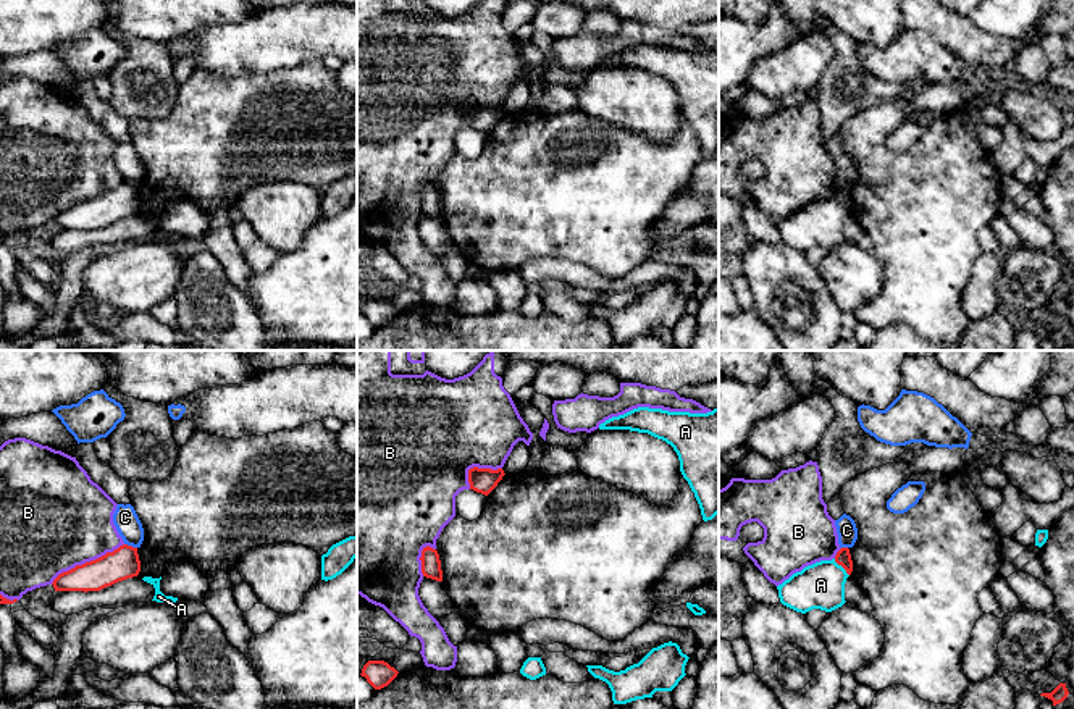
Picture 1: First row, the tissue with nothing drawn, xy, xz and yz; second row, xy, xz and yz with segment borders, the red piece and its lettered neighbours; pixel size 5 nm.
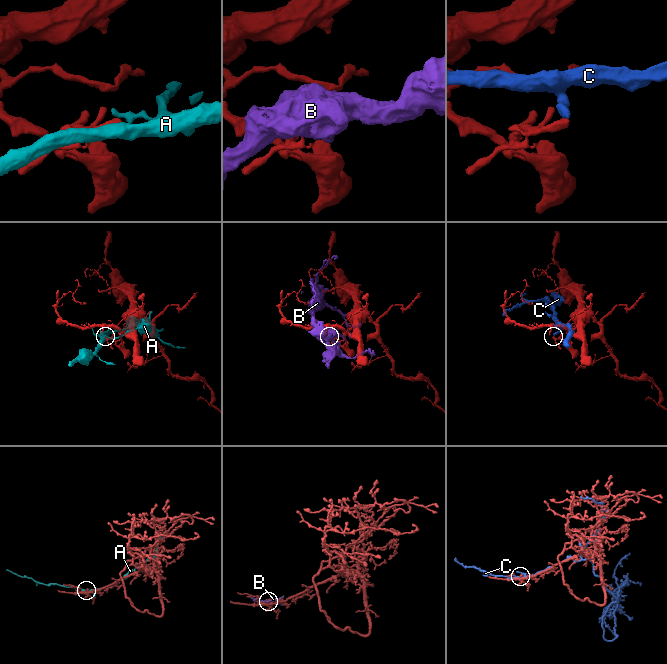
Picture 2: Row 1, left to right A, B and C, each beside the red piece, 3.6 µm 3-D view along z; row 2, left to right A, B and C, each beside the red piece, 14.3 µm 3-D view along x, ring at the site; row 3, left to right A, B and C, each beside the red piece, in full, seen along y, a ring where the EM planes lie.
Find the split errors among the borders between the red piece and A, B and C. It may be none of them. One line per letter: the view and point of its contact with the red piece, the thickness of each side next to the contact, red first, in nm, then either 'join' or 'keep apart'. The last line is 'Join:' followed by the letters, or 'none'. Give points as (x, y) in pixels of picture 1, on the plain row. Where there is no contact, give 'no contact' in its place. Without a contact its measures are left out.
A: meets red in yz at (842, 204); 80 nm thick on the red side, 220 nm on the other; keep apart
B: meets red in xy at (86, 201); 160 nm thick on the red side, 480 nm on the other; keep apart
C: meets red in xy at (131, 184); 160 nm thick on the red side, 120 nm on the other; keep apart
Join: none

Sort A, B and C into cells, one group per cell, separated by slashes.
A / B / C

